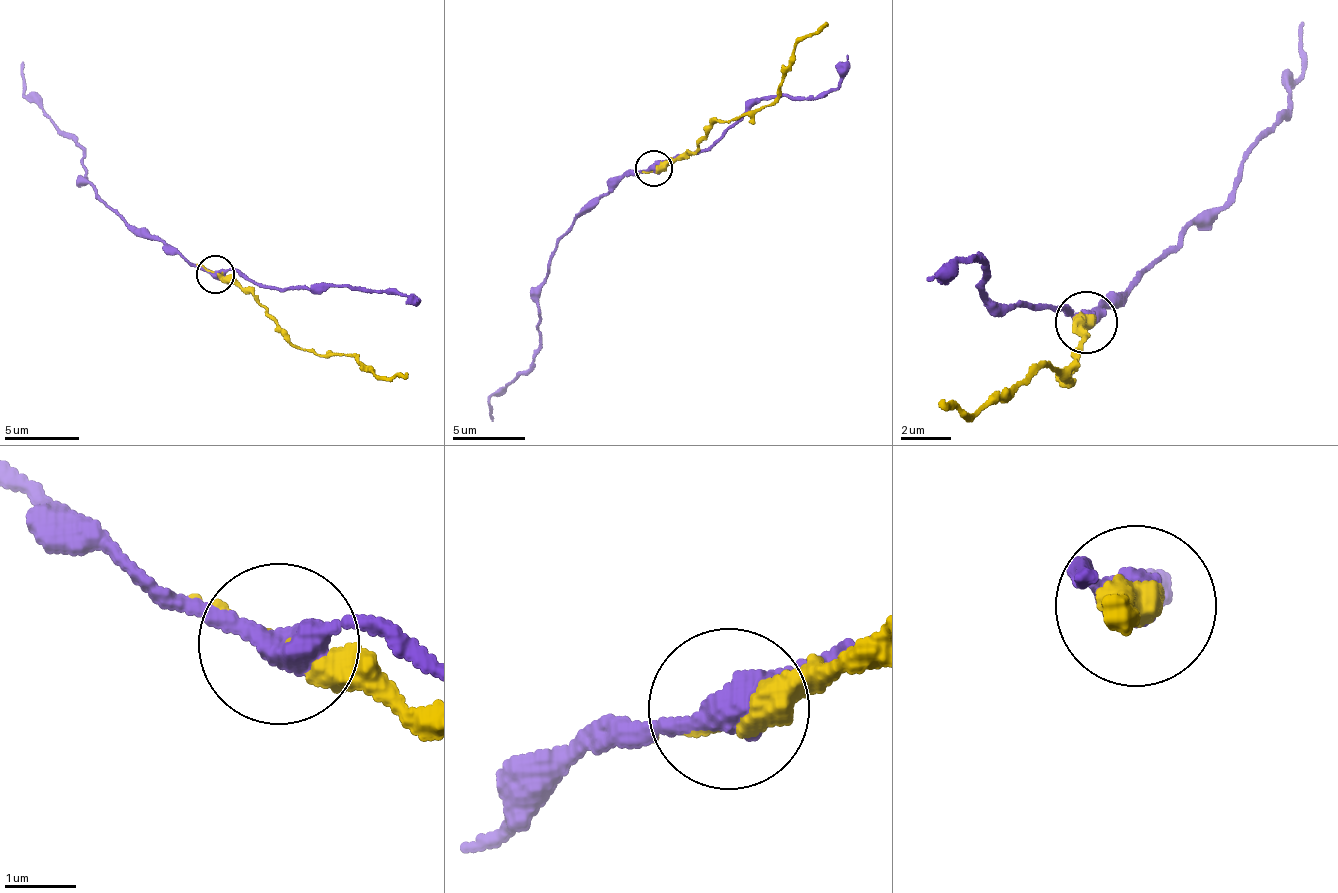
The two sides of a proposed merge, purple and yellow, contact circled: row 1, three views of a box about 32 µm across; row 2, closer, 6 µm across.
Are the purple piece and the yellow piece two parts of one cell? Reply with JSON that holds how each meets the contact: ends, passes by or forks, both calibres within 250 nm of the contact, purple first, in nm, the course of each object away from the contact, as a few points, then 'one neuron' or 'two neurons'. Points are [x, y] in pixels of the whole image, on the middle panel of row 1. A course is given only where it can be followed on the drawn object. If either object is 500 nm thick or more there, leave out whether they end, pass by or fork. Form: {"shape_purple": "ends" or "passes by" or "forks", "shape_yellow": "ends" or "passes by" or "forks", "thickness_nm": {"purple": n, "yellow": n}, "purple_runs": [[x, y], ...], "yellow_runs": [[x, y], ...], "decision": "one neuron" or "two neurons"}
{"shape_purple": "passes by", "shape_yellow": "passes by", "thickness_nm": {"purple": 420, "yellow": 280}, "purple_runs": [[655, 169], [627, 175], [595, 196], [558, 246], [538, 294], [541, 341], [526, 372], [488, 401], [493, 421]], "yellow_runs": [[654, 167], [665, 166], [697, 150], [707, 126], [754, 114], [778, 93], [802, 38], [812, 37], [826, 20]], "decision": "two neurons"}

